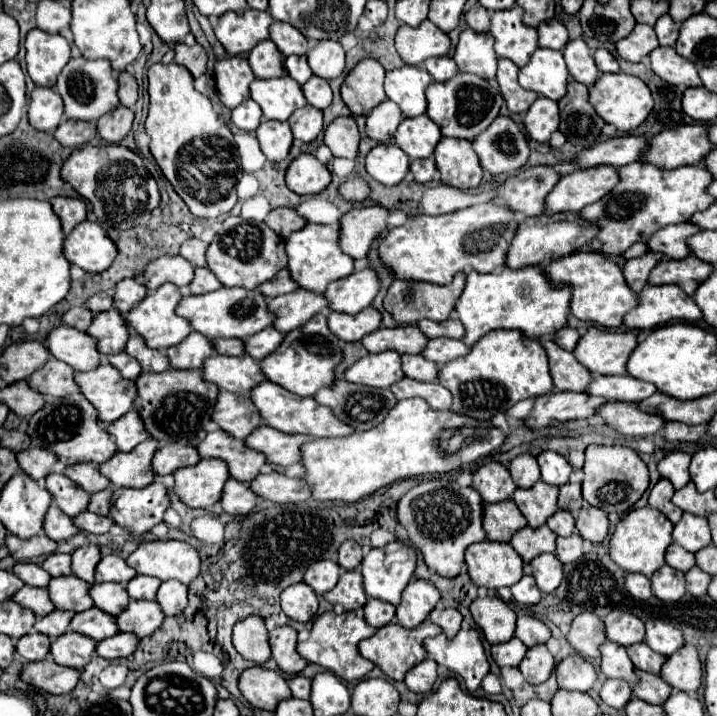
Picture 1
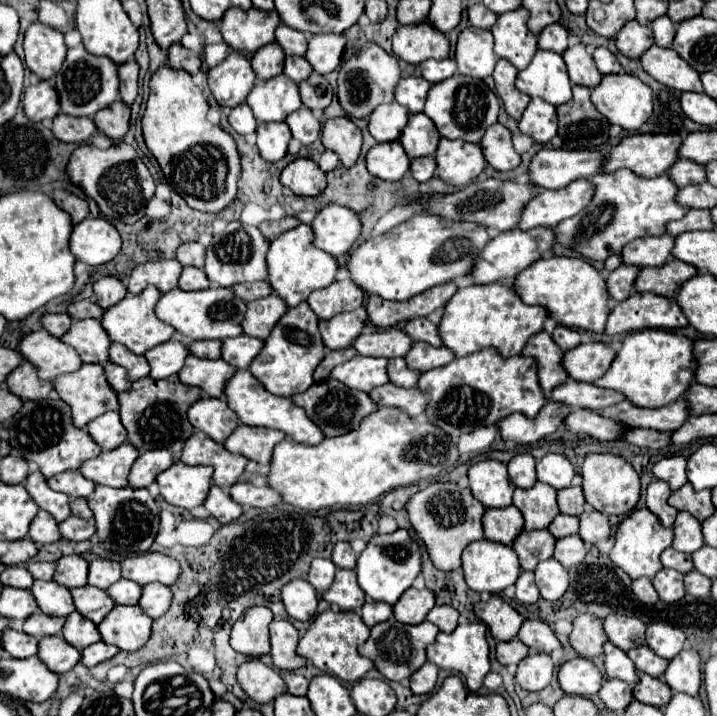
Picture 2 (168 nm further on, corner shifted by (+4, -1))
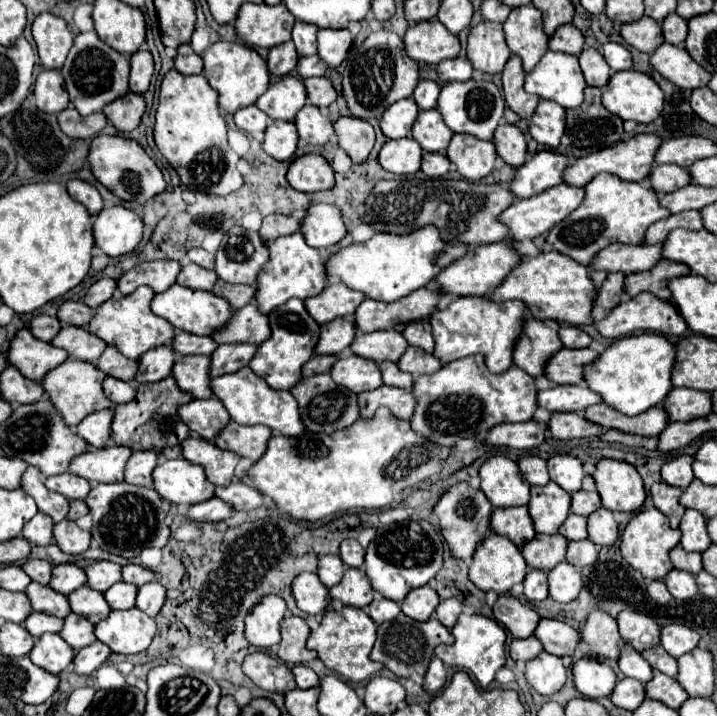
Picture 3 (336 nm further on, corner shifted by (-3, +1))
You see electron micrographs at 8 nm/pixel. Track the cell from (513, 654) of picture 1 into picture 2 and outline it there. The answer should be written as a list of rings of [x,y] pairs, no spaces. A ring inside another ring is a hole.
[[[509,640],[509,642],[499,642],[495,656],[499,660],[499,664],[507,666],[507,664],[519,664],[525,656],[529,654],[529,648],[521,642],[521,640]]]

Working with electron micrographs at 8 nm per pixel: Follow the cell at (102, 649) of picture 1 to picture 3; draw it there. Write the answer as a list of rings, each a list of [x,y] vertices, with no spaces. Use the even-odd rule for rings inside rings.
[[[94,642],[82,650],[76,652],[72,664],[74,664],[74,672],[76,674],[92,674],[96,668],[102,666],[102,662],[110,656],[108,652],[108,646],[100,644],[100,642]]]

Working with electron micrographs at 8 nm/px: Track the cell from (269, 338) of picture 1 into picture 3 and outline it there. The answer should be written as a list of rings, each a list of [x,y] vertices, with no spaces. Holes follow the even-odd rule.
[[[222,344],[216,348],[216,354],[210,356],[210,378],[234,374],[240,368],[248,366],[256,352],[252,344]]]

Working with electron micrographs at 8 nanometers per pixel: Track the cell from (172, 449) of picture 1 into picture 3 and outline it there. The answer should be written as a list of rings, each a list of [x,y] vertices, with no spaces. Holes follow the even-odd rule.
[[[148,450],[148,452],[134,452],[132,458],[126,464],[124,480],[128,484],[134,484],[134,486],[152,488],[152,470],[156,466],[156,460],[158,460],[158,456],[152,450]]]

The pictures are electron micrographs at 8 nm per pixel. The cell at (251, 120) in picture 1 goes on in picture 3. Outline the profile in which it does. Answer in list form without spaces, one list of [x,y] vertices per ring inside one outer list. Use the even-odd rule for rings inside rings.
[[[248,106],[248,108],[240,108],[234,114],[234,122],[244,132],[250,132],[250,134],[252,132],[264,132],[268,126],[268,116],[260,108]]]

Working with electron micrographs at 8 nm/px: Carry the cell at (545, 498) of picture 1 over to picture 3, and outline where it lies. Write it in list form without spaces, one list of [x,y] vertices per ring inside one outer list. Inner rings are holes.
[[[548,482],[546,486],[532,486],[530,492],[532,498],[528,502],[528,510],[536,532],[556,534],[558,526],[570,514],[570,494],[564,492],[556,482]]]

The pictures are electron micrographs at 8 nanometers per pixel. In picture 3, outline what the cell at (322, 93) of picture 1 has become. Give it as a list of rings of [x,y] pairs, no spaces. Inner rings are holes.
[[[326,76],[308,78],[308,80],[304,80],[304,86],[308,92],[308,100],[318,108],[326,108],[336,100],[336,90]]]

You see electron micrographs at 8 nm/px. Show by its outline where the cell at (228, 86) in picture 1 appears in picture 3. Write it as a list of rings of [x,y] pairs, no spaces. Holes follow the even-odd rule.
[[[218,40],[202,54],[202,60],[204,60],[204,76],[208,78],[210,86],[220,94],[220,108],[224,108],[230,114],[234,114],[244,106],[254,104],[256,98],[264,94],[264,90],[270,84],[266,60],[262,60],[260,54],[246,44]]]

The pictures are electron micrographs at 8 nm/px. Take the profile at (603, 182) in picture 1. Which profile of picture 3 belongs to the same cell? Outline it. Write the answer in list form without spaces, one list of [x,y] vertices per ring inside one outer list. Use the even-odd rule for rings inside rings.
[[[566,184],[564,186],[552,186],[552,190],[544,190],[544,194],[536,194],[536,198],[514,200],[498,216],[498,220],[510,228],[510,236],[514,240],[524,240],[524,238],[534,240],[536,236],[542,236],[544,232],[548,232],[554,224],[562,222],[572,210],[576,210],[580,206],[582,198],[584,198],[582,188],[574,188],[574,186],[566,186]]]

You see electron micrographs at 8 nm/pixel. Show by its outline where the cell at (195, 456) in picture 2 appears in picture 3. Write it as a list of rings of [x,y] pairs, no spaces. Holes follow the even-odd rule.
[[[198,436],[186,438],[180,446],[182,446],[182,456],[192,464],[200,464],[206,472],[206,478],[214,486],[228,486],[232,482],[234,468],[240,456],[228,450],[220,450],[216,444]]]

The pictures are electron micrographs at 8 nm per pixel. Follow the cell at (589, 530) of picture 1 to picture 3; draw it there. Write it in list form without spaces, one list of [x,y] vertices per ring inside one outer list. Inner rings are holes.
[[[598,508],[588,516],[588,538],[598,546],[612,546],[618,540],[618,524],[610,510]]]

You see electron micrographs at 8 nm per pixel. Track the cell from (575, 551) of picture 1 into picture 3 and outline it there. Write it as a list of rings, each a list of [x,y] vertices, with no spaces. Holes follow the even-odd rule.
[[[580,540],[580,542],[570,542],[568,544],[568,554],[566,560],[576,566],[576,568],[584,568],[592,562],[596,562],[598,558],[598,548],[594,542],[590,540]]]

